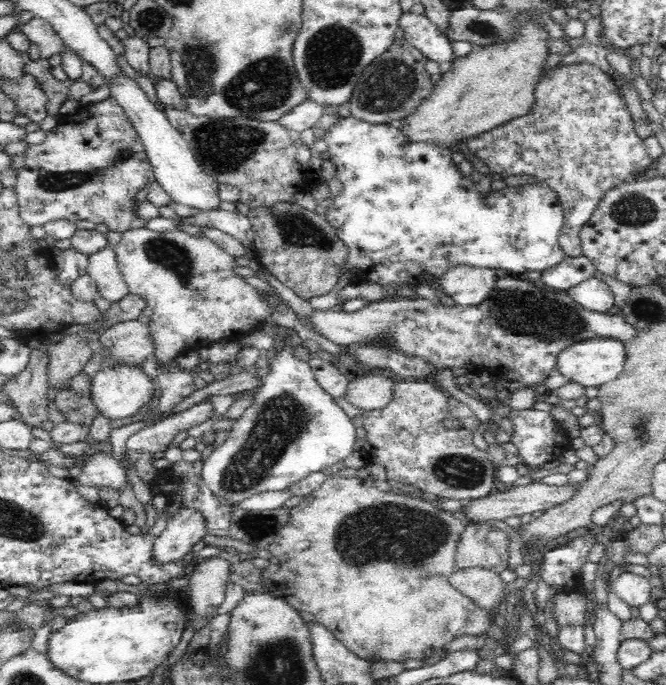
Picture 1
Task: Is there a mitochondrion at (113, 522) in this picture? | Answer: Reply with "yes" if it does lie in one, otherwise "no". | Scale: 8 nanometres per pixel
no

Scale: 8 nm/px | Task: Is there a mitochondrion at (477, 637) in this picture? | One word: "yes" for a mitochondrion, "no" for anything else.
no

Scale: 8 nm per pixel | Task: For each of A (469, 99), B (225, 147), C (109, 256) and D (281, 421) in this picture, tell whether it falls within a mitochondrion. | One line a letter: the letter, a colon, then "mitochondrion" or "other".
A: other
B: mitochondrion
C: other
D: mitochondrion

